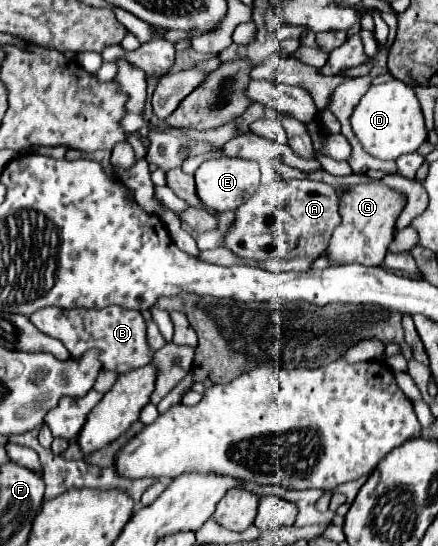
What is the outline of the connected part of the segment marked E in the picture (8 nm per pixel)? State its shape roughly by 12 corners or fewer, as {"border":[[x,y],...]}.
{"border":[[206,160],[196,170],[202,204],[236,210],[260,186],[258,162]]}

